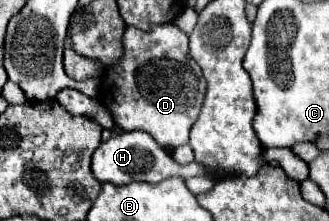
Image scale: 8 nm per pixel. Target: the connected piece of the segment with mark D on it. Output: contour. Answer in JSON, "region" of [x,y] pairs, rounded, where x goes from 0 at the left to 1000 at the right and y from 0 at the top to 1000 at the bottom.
{"region":[[[483,109],[459,136],[465,145],[435,145],[398,118],[380,136],[380,244],[319,326],[295,452],[337,498],[343,543],[368,588],[441,588],[477,652],[520,679],[574,643],[574,588],[617,480],[629,371],[574,244],[562,145],[532,109]]]}

